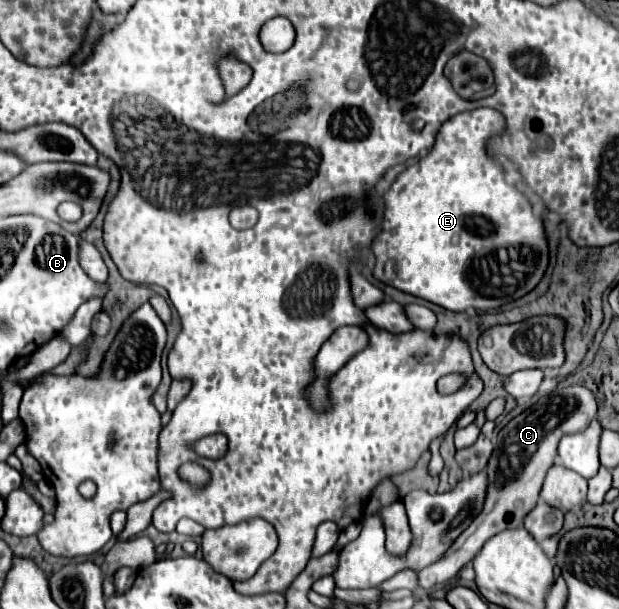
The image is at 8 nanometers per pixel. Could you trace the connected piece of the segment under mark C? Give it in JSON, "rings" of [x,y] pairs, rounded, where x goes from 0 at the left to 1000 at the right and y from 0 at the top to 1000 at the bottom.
{"rings":[[[939,632],[922,635],[900,635],[893,645],[871,652],[851,675],[826,688],[803,718],[803,734],[784,767],[787,777],[787,813],[777,842],[764,852],[764,859],[732,888],[732,895],[719,905],[712,918],[700,928],[674,938],[674,964],[677,967],[700,967],[725,951],[732,951],[751,924],[758,924],[771,905],[780,898],[784,885],[845,862],[845,849],[855,836],[864,833],[871,823],[871,806],[880,787],[884,770],[897,760],[900,727],[903,721],[919,711],[945,708],[945,701],[961,688],[964,662],[952,639]]]}

